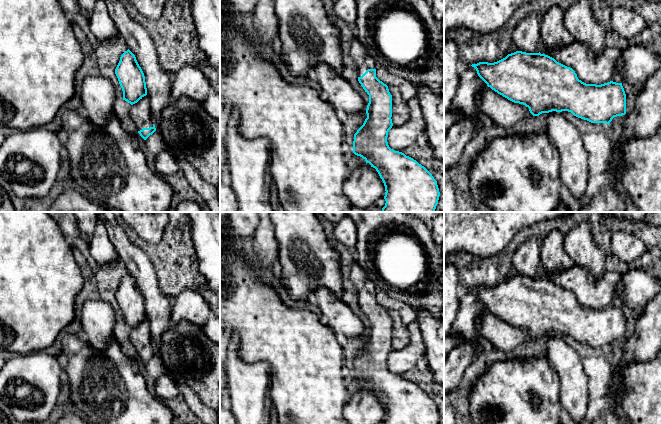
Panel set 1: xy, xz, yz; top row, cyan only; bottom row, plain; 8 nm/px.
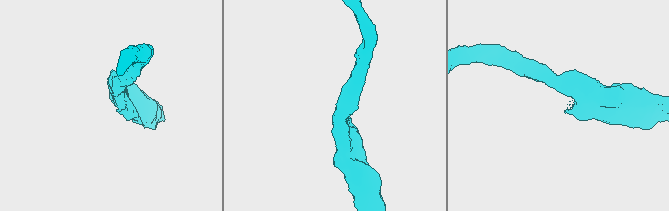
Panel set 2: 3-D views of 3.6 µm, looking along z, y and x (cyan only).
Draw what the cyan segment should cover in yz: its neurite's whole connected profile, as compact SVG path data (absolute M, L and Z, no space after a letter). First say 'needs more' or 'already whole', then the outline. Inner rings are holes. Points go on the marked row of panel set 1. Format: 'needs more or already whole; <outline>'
needs more; M516 51L494 63L479 62L471 66L488 86L478 97L480 110L491 122L509 132L517 130L521 120L531 122L534 116L552 111L568 111L591 123L608 125L614 117L626 114L626 94L622 83L586 84L578 79L572 68L540 52Z

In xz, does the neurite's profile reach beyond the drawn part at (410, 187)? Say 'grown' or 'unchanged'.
grown

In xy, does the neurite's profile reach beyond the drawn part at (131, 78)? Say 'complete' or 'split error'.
split error

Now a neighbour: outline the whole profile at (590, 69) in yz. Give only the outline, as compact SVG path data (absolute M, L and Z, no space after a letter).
M575 40L572 44L553 51L540 46L539 51L572 68L582 82L596 85L612 81L613 75L617 72L617 61L622 54L622 50L617 47L605 47L595 56L585 44Z

